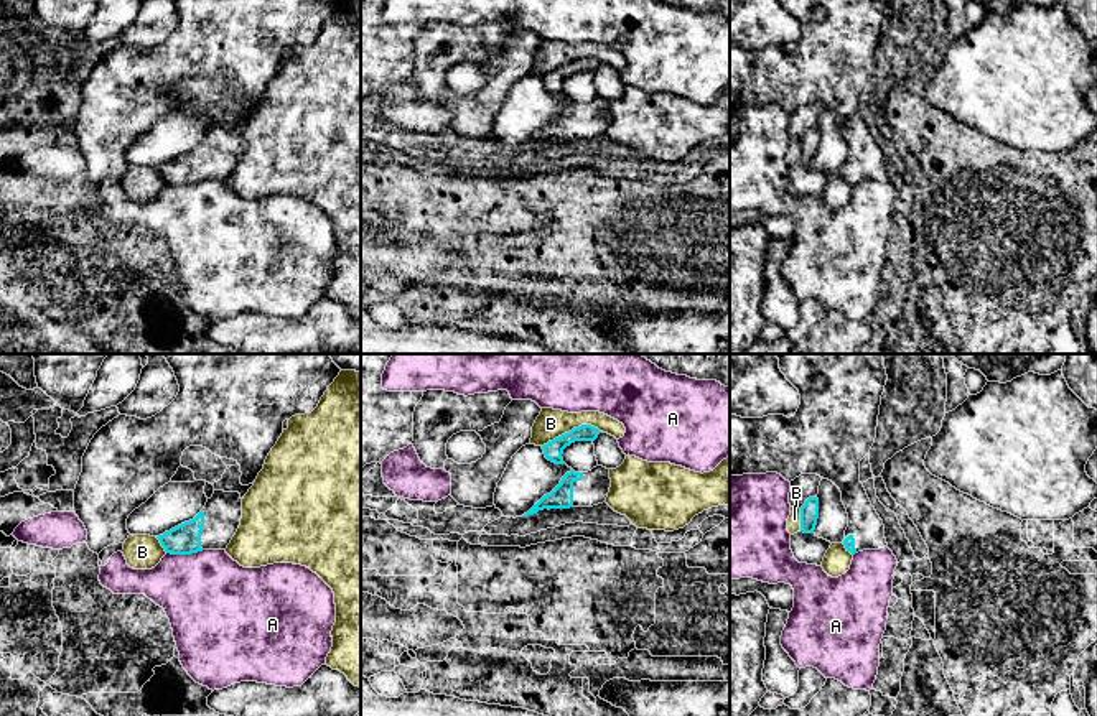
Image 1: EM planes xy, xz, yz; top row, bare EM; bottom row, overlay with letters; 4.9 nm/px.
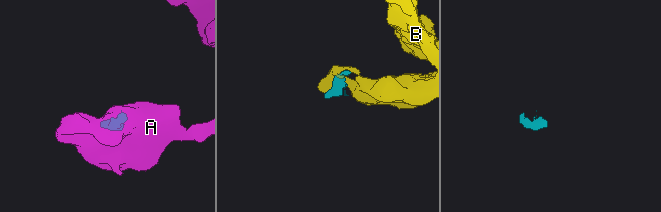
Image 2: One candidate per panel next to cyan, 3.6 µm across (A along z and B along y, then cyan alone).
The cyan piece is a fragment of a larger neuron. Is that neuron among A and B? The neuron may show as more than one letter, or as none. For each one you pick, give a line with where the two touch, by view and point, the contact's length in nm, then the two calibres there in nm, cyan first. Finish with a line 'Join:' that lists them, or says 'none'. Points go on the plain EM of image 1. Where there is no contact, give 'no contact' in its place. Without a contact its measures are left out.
Join: none

